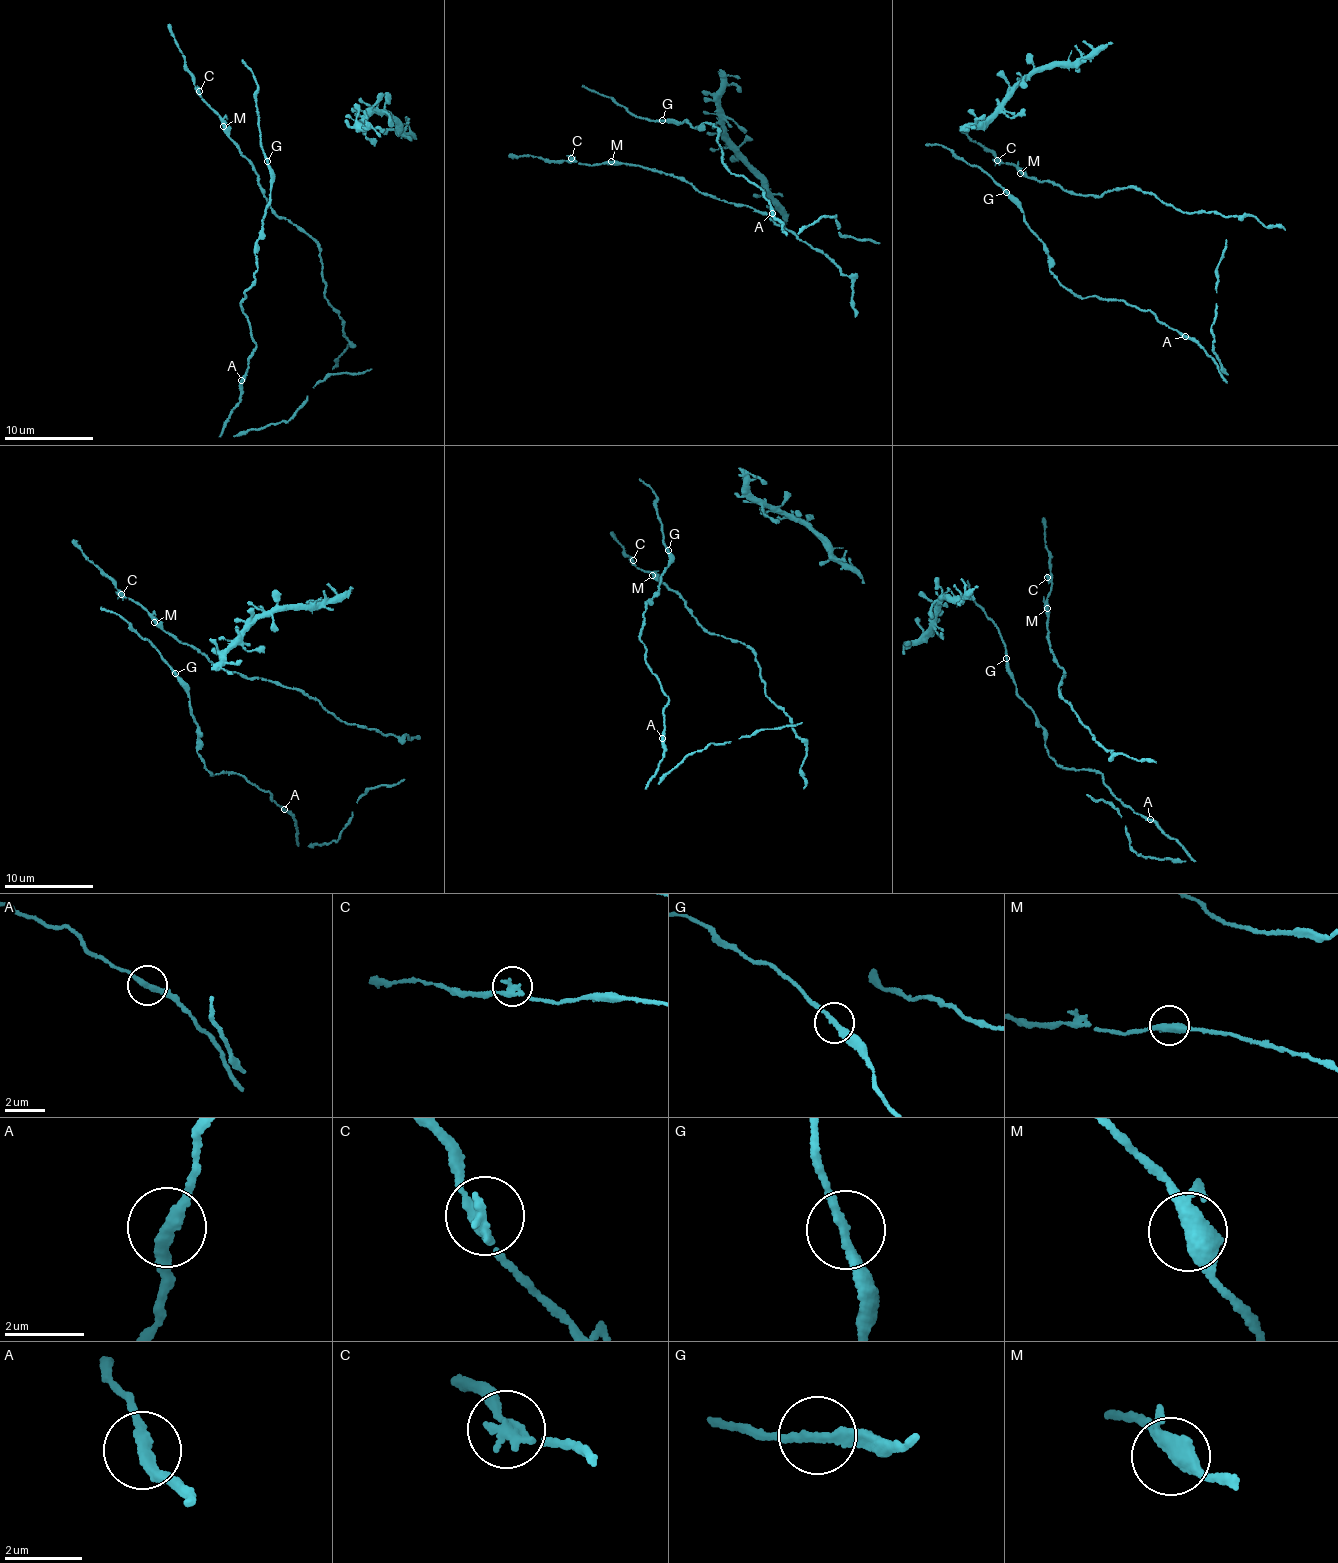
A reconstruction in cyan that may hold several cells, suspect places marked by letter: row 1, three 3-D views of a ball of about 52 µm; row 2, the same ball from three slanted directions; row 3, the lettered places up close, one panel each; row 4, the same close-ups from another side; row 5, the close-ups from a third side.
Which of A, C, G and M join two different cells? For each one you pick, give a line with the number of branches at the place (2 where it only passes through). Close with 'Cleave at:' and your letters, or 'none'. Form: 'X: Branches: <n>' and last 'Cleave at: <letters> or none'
Cleave at: none

